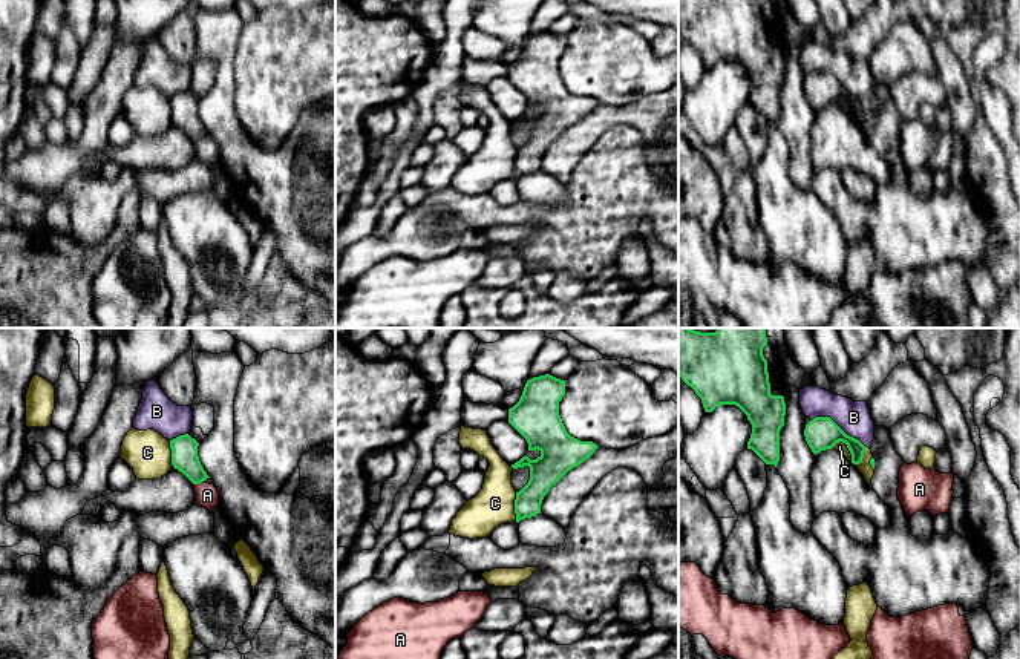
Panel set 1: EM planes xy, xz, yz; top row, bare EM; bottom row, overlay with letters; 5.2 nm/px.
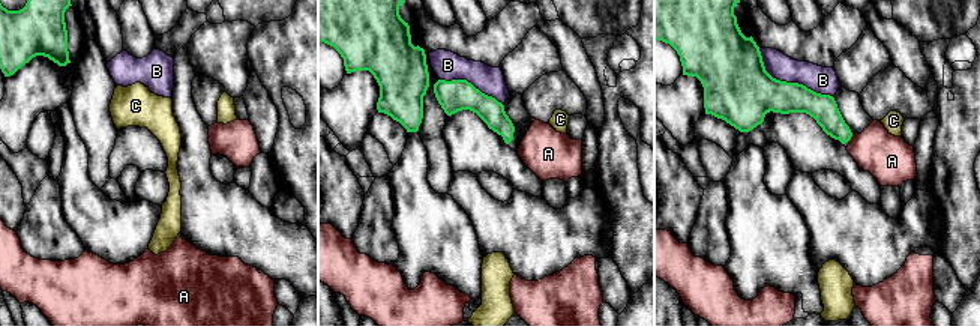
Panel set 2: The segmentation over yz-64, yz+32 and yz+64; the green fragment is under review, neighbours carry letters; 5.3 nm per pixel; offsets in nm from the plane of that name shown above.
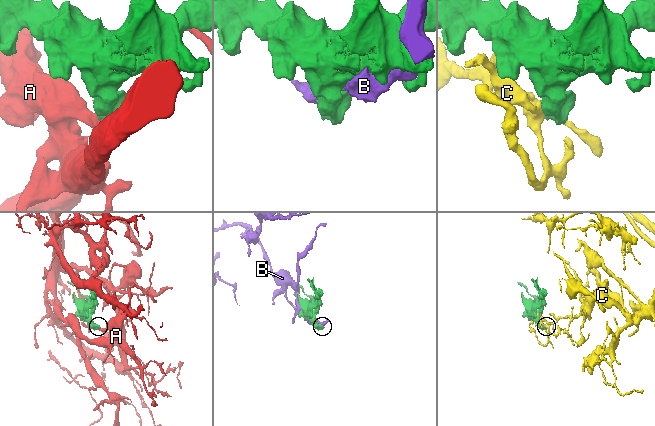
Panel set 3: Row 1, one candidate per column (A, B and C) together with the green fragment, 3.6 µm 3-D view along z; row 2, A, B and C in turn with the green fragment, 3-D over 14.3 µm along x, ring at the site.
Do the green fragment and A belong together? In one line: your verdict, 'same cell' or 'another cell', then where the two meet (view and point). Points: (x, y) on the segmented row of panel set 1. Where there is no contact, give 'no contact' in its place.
another cell | xy (198, 483)

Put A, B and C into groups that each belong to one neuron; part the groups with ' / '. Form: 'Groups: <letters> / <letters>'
Groups: A / B / C

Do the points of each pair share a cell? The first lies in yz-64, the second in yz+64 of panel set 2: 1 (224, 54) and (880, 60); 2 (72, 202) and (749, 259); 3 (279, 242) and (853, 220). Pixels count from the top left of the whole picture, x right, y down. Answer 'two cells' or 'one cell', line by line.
1: one cell
2: one cell
3: one cell

